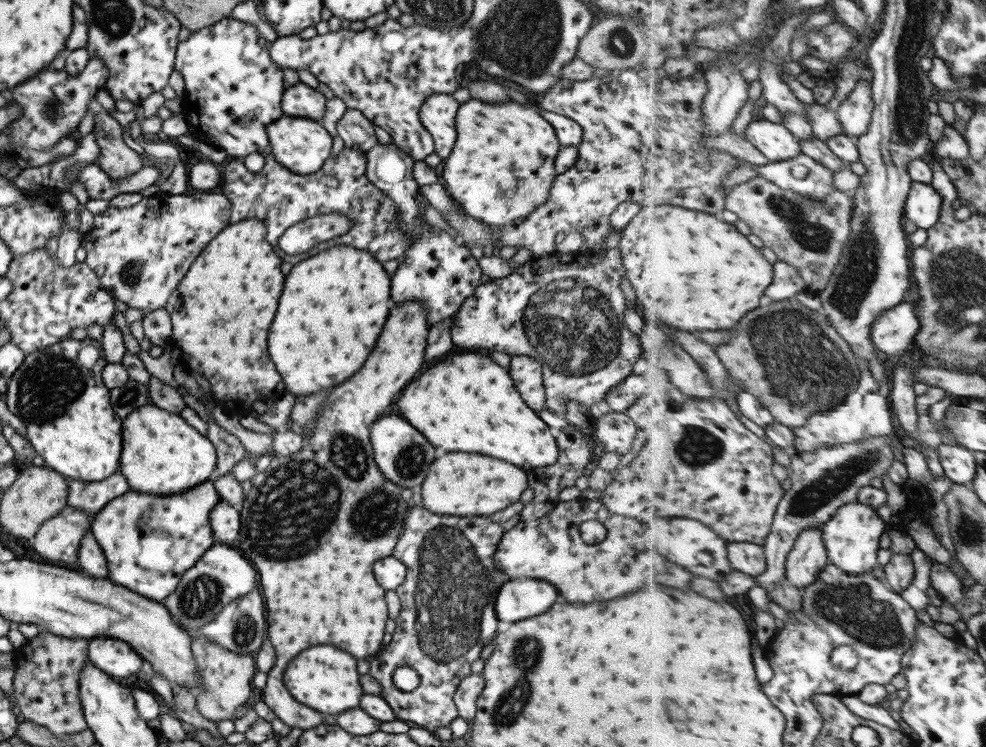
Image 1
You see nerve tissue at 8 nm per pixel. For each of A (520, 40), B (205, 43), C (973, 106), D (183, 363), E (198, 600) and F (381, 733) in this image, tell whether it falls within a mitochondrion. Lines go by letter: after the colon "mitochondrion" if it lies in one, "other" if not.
A: mitochondrion
B: other
C: other
D: other
E: mitochondrion
F: other

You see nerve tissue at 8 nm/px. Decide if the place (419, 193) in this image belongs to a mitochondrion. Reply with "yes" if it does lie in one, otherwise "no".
no

